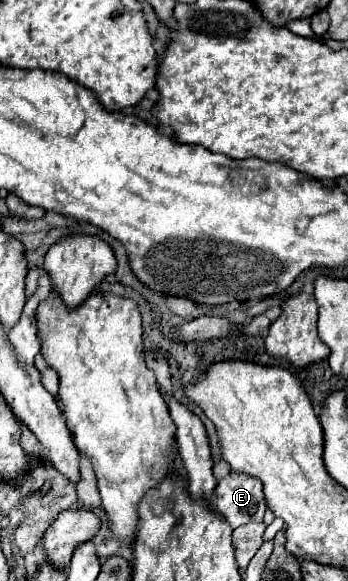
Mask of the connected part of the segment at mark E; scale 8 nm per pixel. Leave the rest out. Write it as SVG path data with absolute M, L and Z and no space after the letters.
M231 473L215 487L215 509L225 515L231 529L251 521L263 521L265 513L263 485L245 473Z

